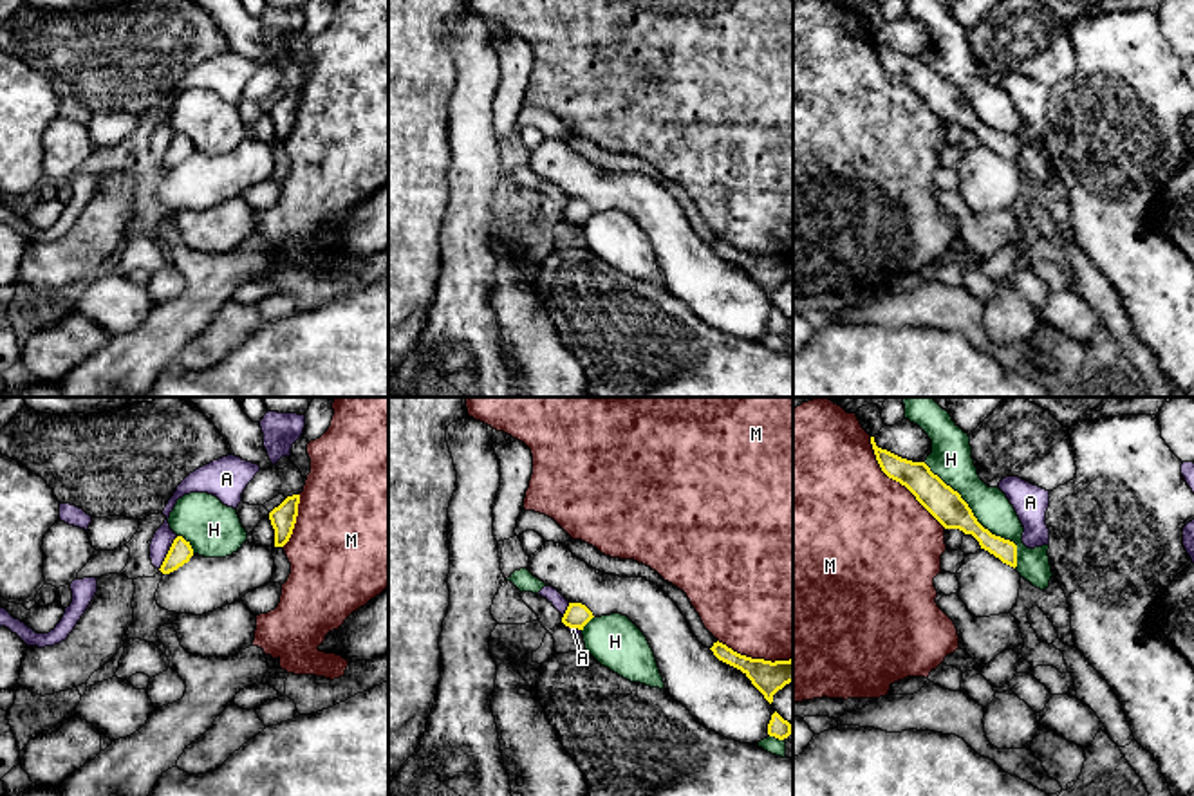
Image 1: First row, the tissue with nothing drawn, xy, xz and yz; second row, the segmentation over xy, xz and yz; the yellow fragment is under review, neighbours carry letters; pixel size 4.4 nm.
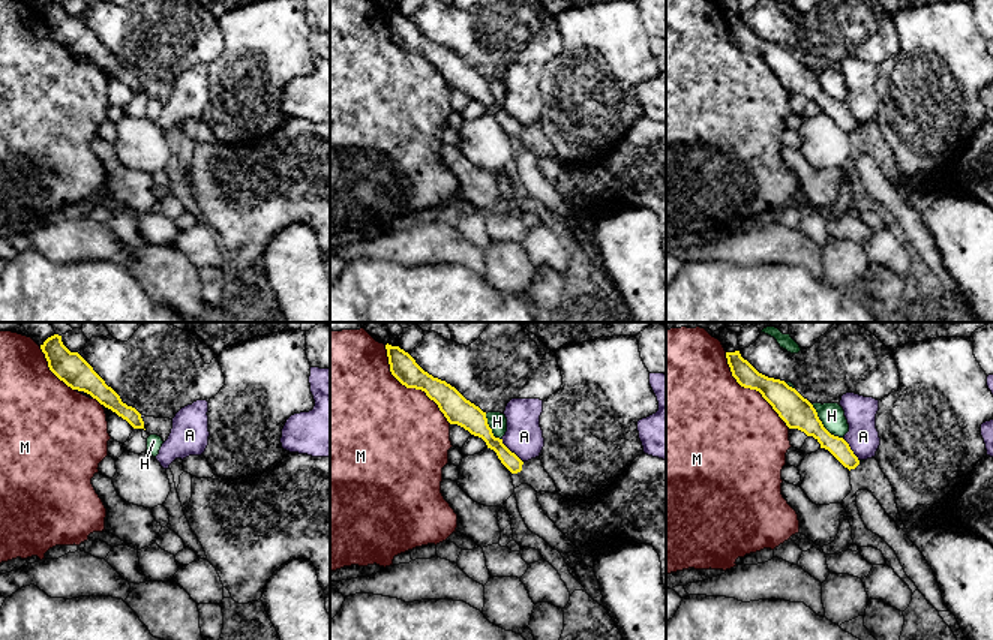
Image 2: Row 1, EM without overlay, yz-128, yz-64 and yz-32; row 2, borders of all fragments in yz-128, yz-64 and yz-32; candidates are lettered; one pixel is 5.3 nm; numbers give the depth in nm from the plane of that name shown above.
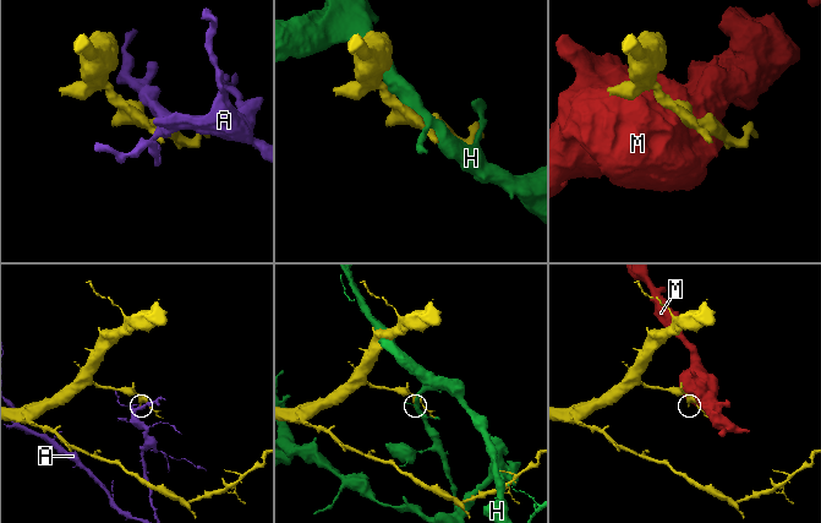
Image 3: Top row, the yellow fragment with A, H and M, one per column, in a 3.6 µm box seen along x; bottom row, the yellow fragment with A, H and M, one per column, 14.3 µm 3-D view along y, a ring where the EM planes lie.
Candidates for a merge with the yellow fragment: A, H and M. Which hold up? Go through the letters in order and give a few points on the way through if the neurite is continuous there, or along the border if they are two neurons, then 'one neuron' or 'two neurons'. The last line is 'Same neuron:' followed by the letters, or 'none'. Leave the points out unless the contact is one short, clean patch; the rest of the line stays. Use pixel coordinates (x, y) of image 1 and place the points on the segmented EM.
A: two neurons
H: two neurons
M: two neurons
Same neuron: none

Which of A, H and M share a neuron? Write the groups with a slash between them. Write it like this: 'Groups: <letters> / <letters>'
Groups: A / H / M

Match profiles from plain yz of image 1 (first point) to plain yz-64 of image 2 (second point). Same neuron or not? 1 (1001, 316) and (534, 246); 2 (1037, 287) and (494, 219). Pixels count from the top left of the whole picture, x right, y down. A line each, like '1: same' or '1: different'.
1: different
2: same

